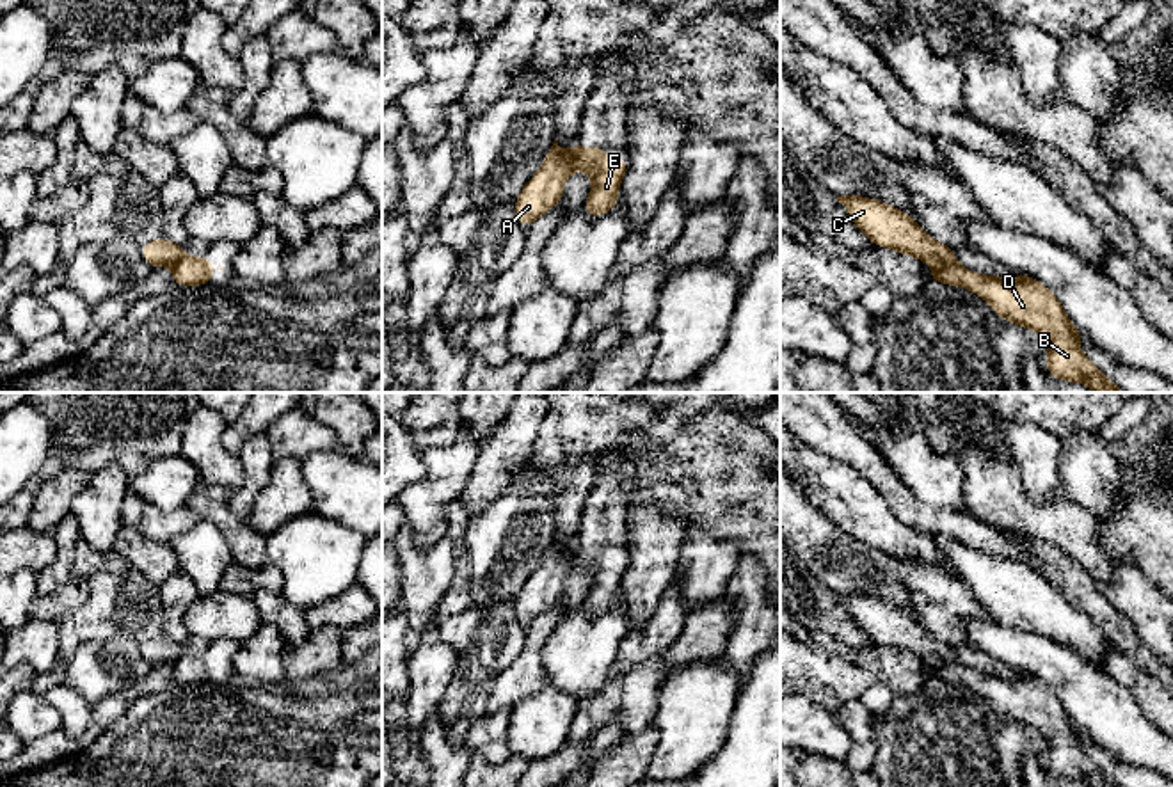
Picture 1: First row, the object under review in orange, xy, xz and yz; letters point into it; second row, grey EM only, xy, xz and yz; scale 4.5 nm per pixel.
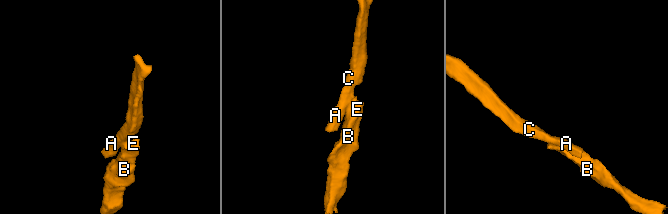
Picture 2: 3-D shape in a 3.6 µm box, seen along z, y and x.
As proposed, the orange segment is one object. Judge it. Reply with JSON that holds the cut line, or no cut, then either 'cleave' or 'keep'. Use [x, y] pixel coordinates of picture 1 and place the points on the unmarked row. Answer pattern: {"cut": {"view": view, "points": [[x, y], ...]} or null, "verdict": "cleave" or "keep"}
{"cut": {"view": "yz", "points": [[953, 658], [928, 659]]}, "verdict": "cleave"}

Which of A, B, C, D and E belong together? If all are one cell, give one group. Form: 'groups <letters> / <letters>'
groups A C / B D E

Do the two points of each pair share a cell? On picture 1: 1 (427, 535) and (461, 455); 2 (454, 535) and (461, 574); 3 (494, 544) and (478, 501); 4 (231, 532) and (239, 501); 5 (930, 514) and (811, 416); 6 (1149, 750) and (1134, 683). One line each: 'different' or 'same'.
1: same
2: same
3: different
4: different
5: same
6: different

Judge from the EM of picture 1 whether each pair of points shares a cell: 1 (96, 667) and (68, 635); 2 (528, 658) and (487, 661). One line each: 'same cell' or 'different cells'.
1: different cells
2: different cells

